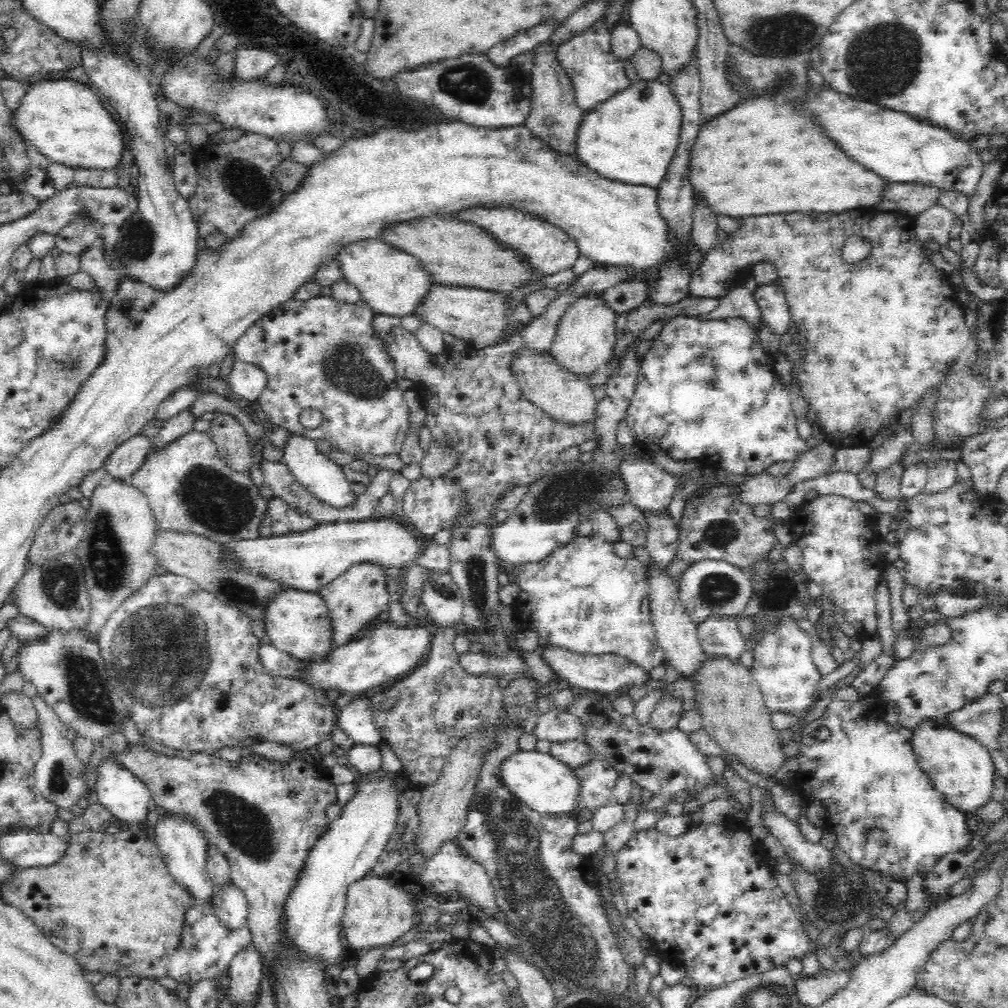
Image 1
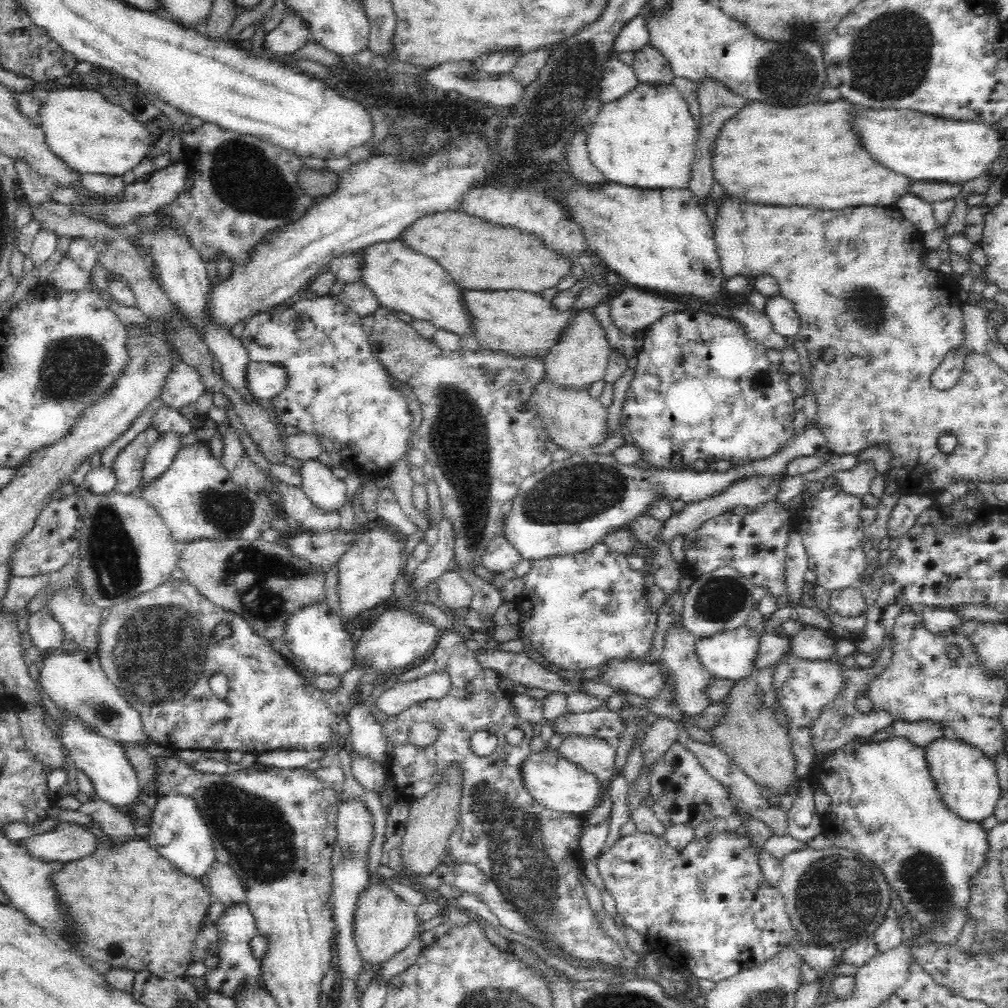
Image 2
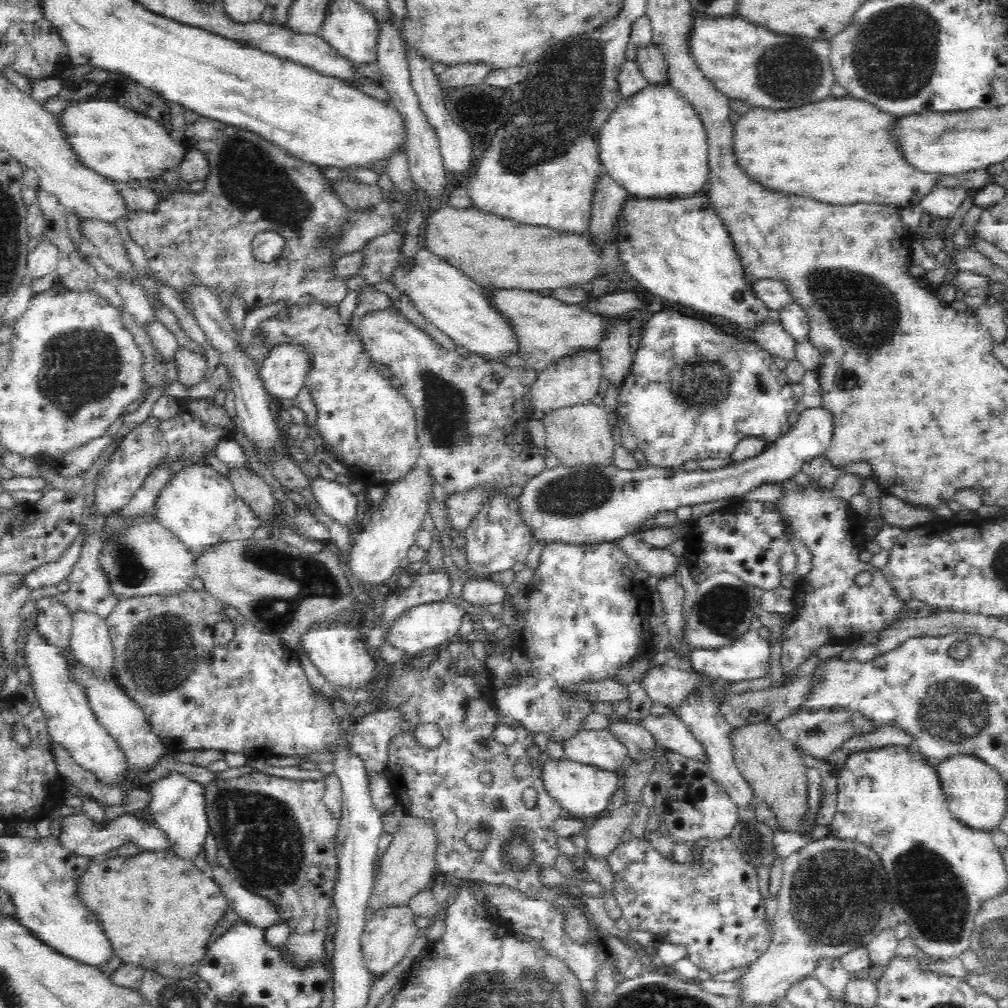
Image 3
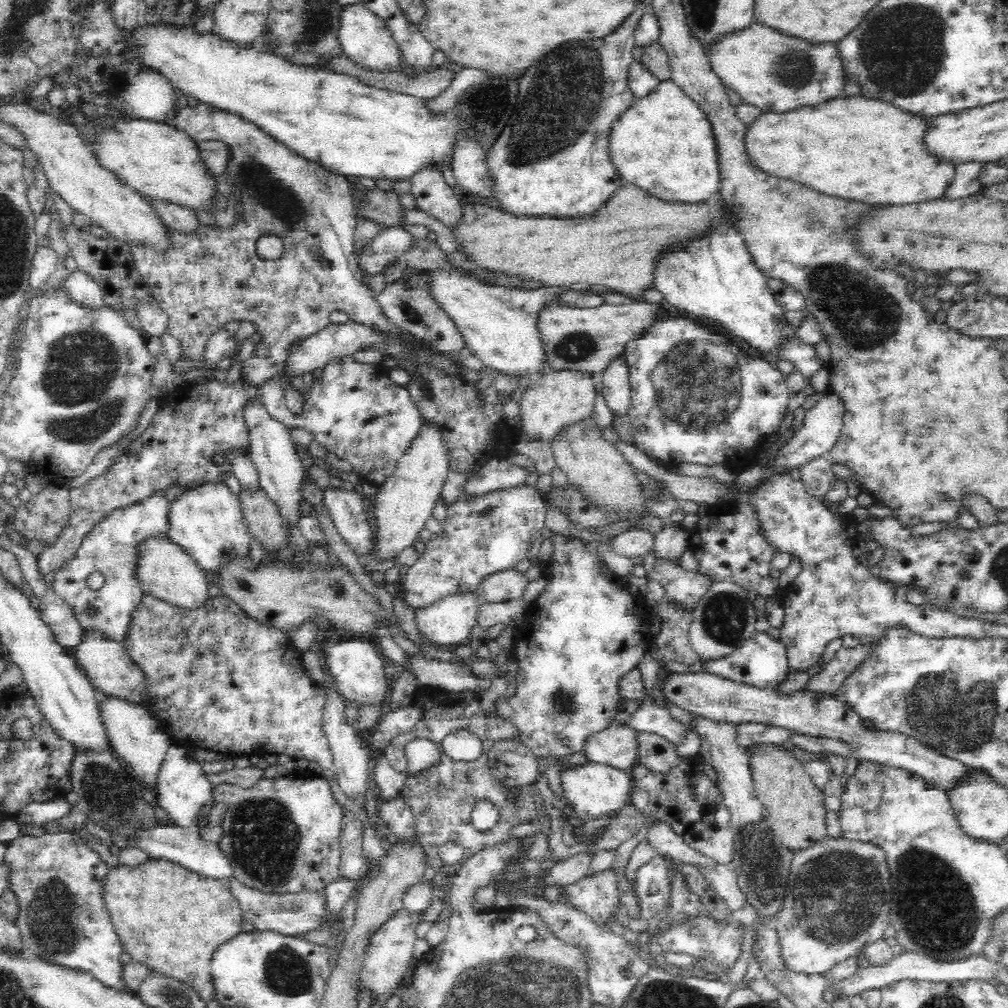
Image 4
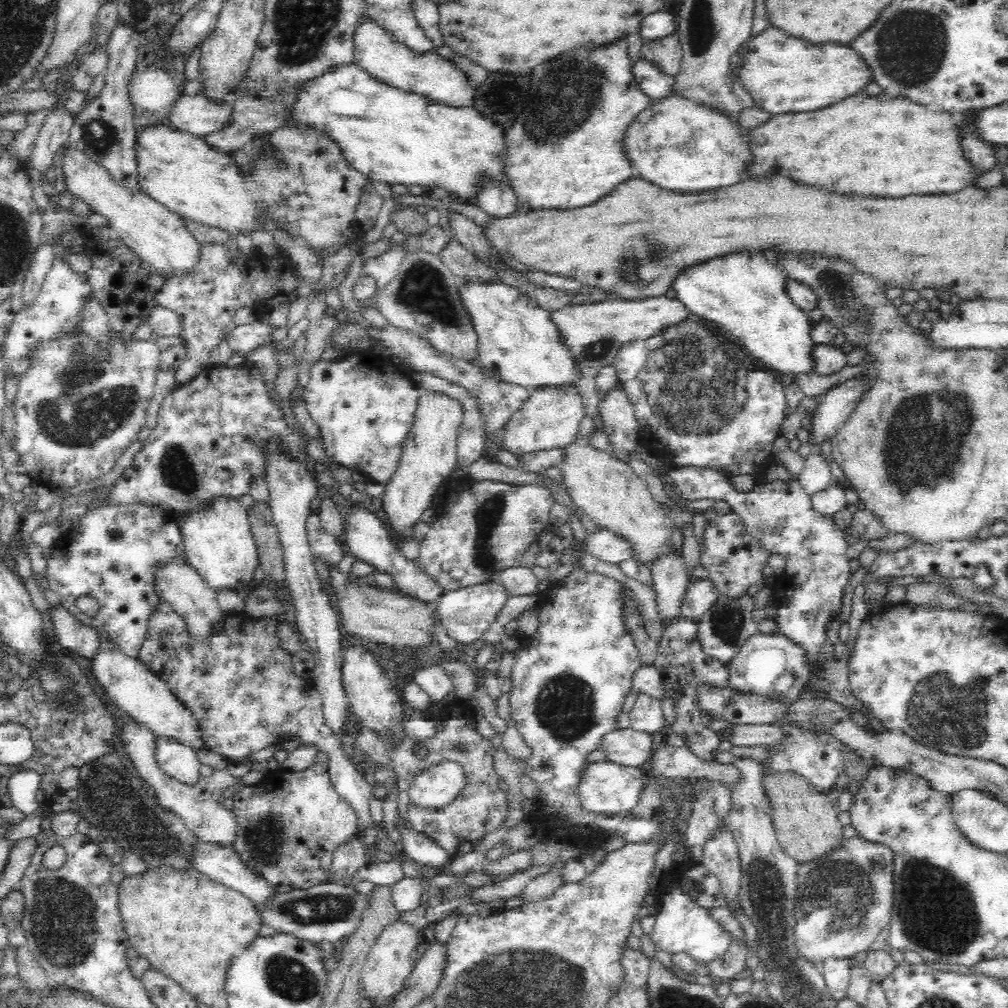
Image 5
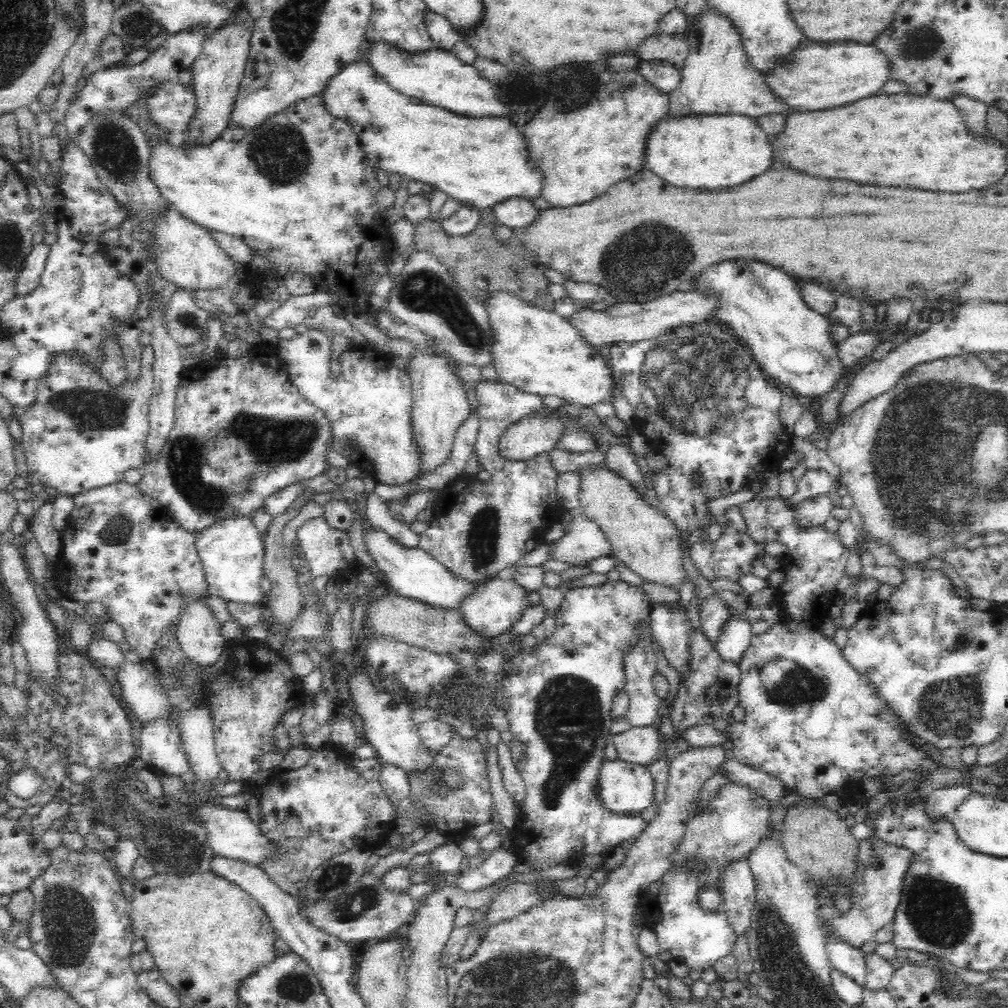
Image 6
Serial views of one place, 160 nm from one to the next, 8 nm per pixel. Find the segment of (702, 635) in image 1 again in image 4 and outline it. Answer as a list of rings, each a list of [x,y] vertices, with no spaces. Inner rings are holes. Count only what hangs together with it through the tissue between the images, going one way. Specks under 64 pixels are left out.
[[[756,632],[739,649],[733,654],[726,656],[726,658],[706,662],[708,674],[716,674],[716,676],[726,680],[747,684],[760,689],[774,690],[784,680],[788,680],[788,674],[792,672],[784,643],[770,638],[764,632]]]

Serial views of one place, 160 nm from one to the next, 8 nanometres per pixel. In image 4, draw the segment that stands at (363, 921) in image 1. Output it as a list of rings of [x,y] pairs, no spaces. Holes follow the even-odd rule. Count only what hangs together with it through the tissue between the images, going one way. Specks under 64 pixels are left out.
[[[406,909],[399,910],[390,917],[370,938],[364,966],[361,970],[361,984],[366,991],[382,996],[400,985],[404,972],[412,957],[414,942],[416,942],[415,923],[410,918],[411,913]]]

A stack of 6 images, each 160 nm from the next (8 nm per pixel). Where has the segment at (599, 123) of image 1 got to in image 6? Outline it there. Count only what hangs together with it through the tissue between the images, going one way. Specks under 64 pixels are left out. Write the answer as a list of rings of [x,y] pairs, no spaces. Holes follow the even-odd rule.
[[[741,115],[664,118],[650,134],[646,167],[676,187],[720,192],[740,186],[777,166],[772,138],[756,119]]]

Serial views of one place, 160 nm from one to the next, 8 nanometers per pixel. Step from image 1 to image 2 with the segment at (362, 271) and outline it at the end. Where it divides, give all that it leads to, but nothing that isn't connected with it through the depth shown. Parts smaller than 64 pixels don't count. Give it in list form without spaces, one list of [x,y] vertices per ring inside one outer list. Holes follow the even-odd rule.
[[[400,238],[368,246],[364,248],[363,252],[366,266],[364,266],[362,282],[378,297],[381,308],[388,307],[390,310],[409,314],[414,319],[428,320],[428,322],[432,322],[436,330],[445,330],[456,336],[476,336],[472,313],[468,311],[467,302],[464,301],[466,290],[458,285],[456,279],[434,258],[415,252]]]

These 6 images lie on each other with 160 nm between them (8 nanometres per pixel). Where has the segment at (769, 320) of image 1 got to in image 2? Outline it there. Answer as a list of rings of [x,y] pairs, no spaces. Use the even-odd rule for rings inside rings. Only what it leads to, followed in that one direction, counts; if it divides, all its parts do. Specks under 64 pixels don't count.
[[[780,295],[767,299],[764,313],[772,321],[776,333],[785,337],[795,337],[798,334],[800,319],[794,305],[788,299]]]

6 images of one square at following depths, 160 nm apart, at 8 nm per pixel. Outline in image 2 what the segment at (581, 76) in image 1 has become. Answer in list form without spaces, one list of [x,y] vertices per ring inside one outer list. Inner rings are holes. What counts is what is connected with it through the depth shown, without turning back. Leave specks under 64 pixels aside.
[[[611,55],[604,68],[600,99],[605,104],[620,100],[624,94],[632,92],[641,83],[632,65],[623,63],[617,55]]]

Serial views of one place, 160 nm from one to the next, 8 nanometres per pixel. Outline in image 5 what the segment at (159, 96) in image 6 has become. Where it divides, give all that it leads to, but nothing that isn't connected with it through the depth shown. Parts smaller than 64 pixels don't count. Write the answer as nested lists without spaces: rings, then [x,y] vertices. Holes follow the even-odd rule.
[[[203,93],[194,94],[194,96],[182,94],[170,108],[170,122],[178,131],[203,138],[226,126],[230,112],[232,112],[232,106],[226,102],[218,104],[208,101]]]

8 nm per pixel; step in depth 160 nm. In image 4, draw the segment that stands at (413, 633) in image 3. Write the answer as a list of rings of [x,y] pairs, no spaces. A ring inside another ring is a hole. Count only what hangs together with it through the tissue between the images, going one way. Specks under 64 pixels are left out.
[[[480,589],[450,594],[427,608],[417,610],[416,627],[428,643],[439,648],[455,647],[470,637],[472,628],[478,624],[478,614],[484,604],[487,601]]]

